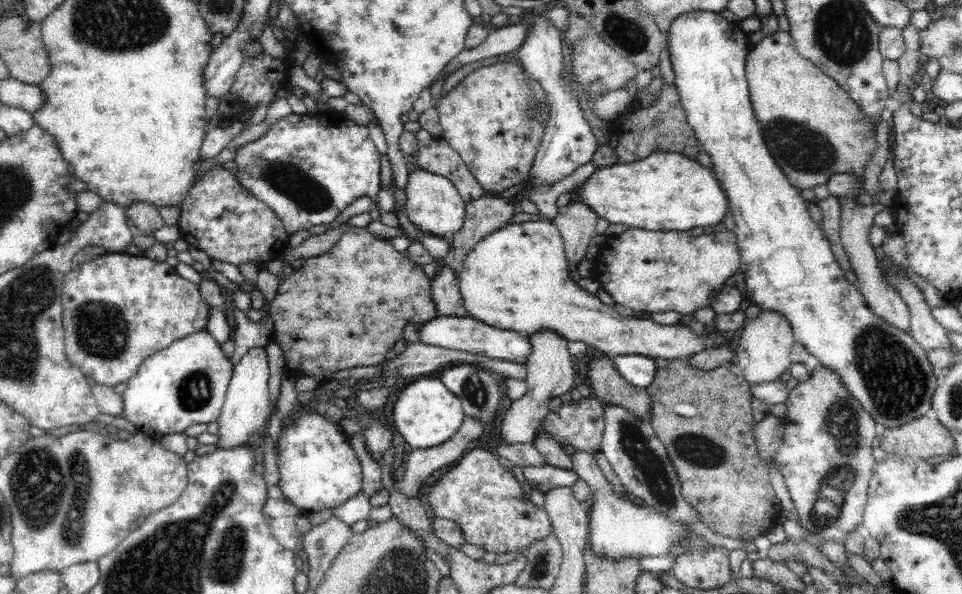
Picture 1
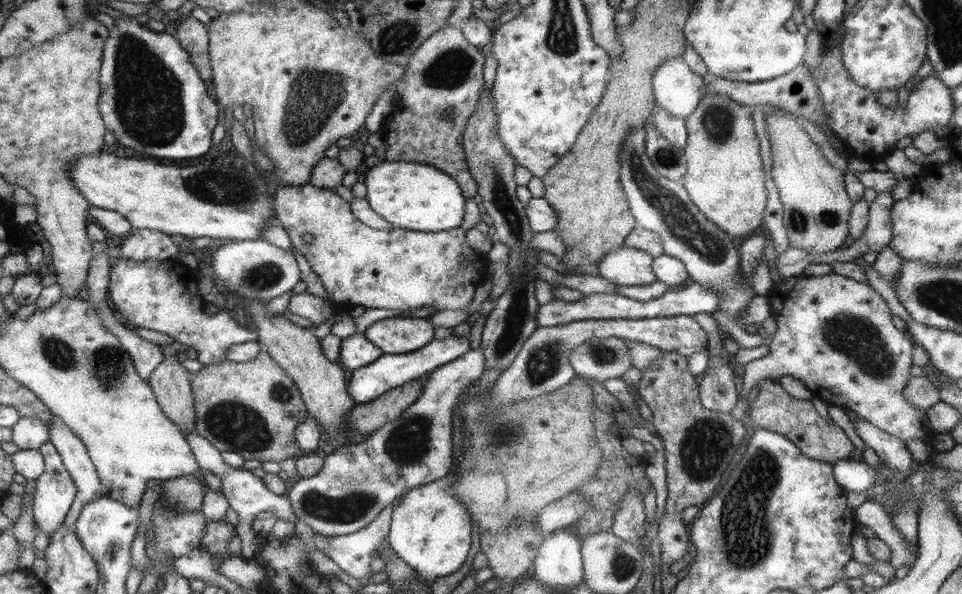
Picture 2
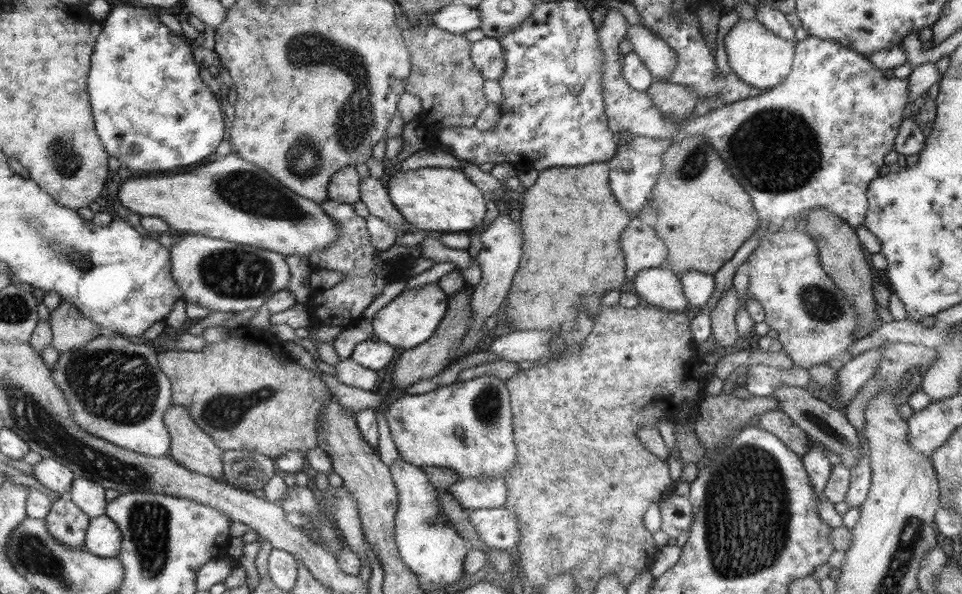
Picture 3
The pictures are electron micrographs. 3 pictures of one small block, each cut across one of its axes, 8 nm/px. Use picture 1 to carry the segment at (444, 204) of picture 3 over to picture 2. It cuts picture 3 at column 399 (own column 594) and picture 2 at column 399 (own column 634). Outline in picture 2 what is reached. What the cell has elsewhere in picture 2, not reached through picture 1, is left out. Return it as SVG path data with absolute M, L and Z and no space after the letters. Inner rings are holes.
M379 162L373 168L363 168L361 178L365 184L365 202L369 208L387 220L393 228L413 232L447 232L457 228L463 220L465 200L459 184L441 170L417 162Z

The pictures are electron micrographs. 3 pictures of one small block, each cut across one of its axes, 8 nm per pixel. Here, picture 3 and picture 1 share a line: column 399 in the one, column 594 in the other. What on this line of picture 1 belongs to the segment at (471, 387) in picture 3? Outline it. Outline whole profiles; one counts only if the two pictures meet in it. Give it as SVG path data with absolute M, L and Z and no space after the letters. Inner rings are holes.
M590 396L590 398L580 398L578 402L566 398L560 408L548 412L548 416L540 422L538 430L548 434L548 438L554 438L562 450L572 446L574 450L586 452L588 456L594 458L596 454L602 454L604 428L606 428L606 408L600 404L600 400Z

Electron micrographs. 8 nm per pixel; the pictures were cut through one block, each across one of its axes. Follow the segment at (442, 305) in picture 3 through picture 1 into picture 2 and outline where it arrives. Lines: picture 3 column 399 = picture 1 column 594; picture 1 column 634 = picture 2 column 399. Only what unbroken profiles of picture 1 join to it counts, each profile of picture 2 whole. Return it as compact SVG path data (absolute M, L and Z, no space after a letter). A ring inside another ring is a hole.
M385 318L373 322L363 334L383 354L403 356L427 348L427 342L433 340L433 330L435 326L427 318Z

